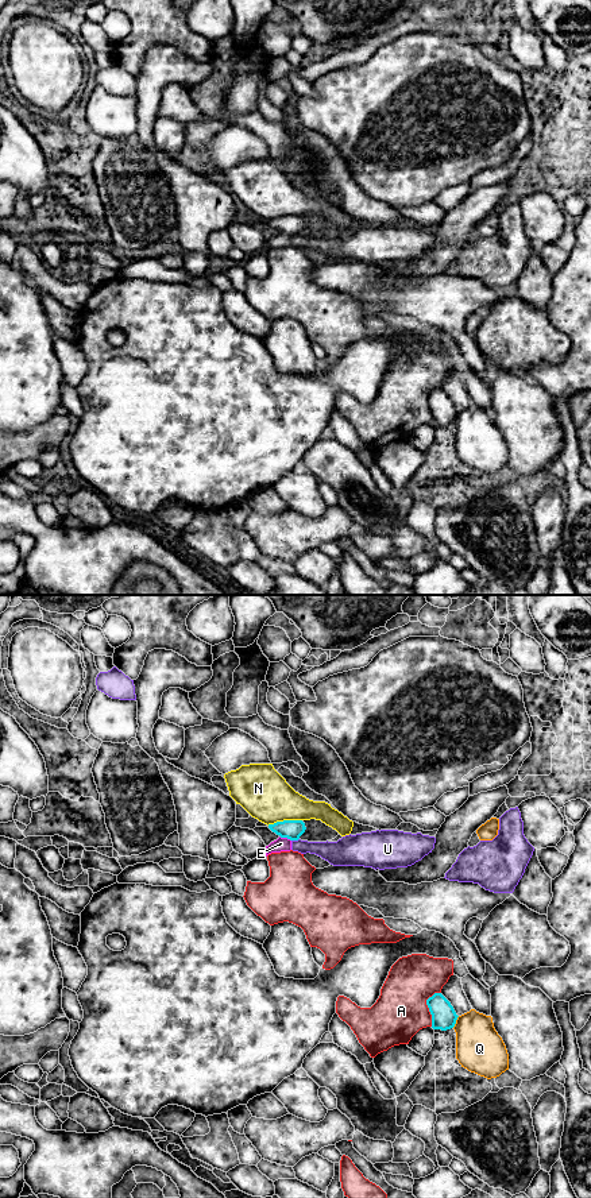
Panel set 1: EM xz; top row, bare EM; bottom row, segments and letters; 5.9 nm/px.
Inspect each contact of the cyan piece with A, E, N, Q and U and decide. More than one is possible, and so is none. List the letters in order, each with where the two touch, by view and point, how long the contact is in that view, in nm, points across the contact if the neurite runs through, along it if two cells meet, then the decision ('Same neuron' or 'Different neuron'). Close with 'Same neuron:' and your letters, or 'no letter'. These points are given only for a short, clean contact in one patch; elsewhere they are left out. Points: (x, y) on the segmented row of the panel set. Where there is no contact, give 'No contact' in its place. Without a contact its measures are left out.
A: Touches cyan at xz (428, 1007). Shared border 220 nm. Different neuron
E: Touches cyan at xz (285, 837). Shared border 80 nm. Boundary: xz (279, 835), (290, 841). Different neuron
N: Touches cyan at xz (284, 820). Shared border 220 nm. Different neuron
Q: Touches cyan at xz (455, 1021). Shared border 80 nm. Different neuron
U: Touches cyan at xz (294, 839). Shared border 50 nm. Different neuron
Same neuron: no letter

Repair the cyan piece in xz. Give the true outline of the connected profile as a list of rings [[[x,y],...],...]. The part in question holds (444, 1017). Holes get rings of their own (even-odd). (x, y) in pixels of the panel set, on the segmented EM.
[[[434,993],[429,997],[426,1005],[432,1015],[433,1029],[447,1031],[455,1027],[459,1016],[451,1002],[441,993]]]

